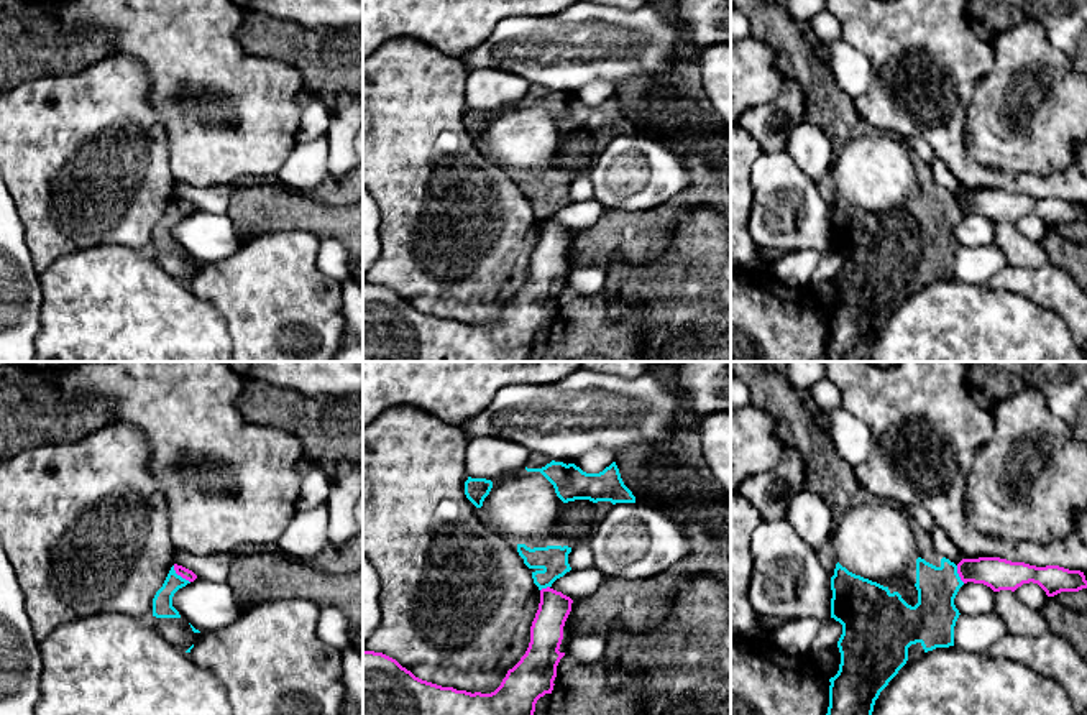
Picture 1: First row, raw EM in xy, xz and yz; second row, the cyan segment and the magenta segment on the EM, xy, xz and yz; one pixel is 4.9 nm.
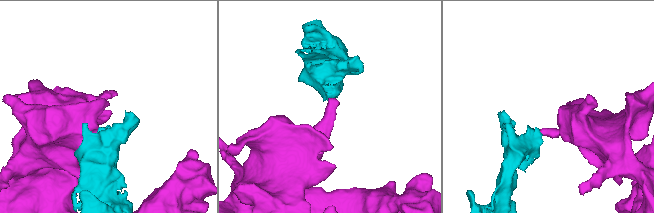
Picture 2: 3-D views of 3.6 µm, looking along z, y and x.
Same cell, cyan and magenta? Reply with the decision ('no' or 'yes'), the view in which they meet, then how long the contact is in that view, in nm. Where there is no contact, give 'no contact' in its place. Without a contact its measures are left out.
no; meets cyan in xy; contact 120 nm long

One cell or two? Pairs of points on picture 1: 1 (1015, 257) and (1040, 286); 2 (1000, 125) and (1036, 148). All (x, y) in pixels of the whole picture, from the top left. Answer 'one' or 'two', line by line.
1: two
2: one

